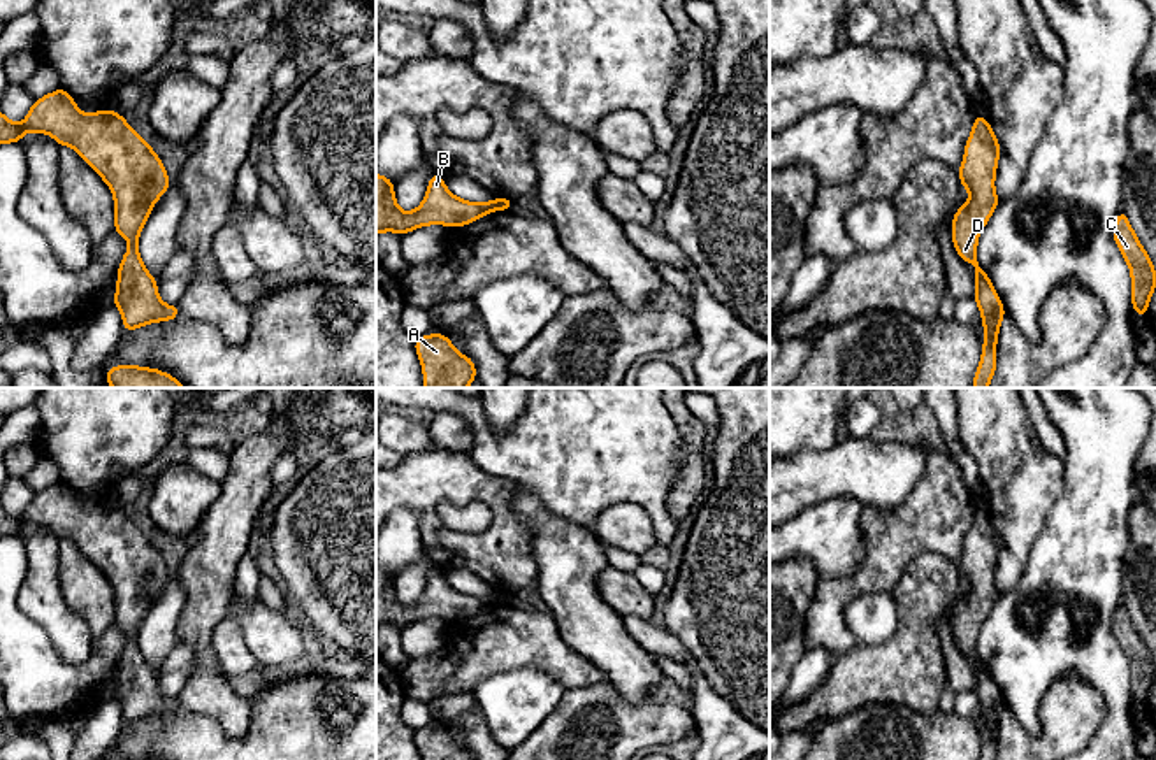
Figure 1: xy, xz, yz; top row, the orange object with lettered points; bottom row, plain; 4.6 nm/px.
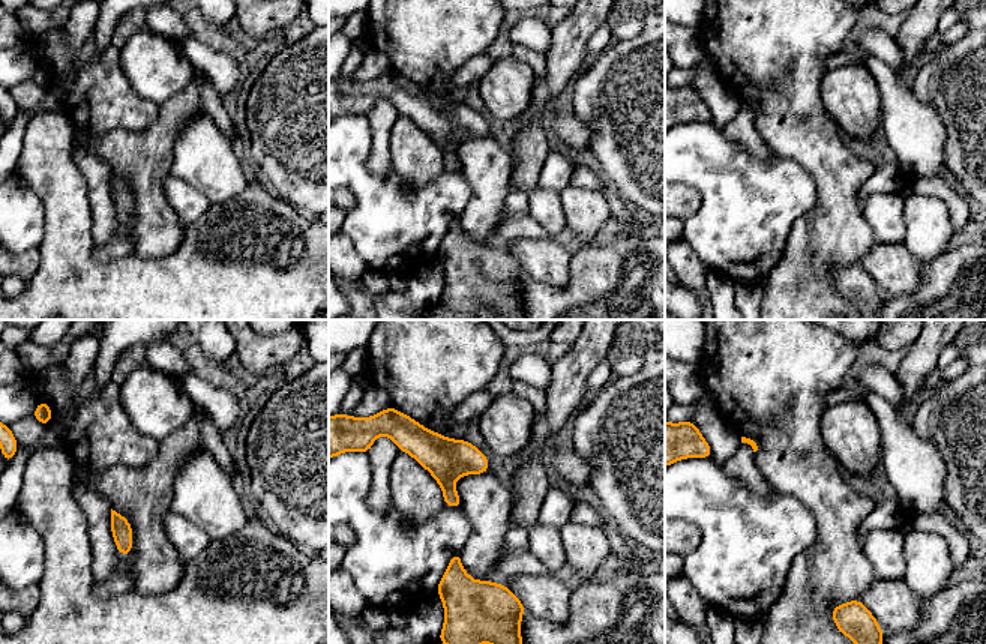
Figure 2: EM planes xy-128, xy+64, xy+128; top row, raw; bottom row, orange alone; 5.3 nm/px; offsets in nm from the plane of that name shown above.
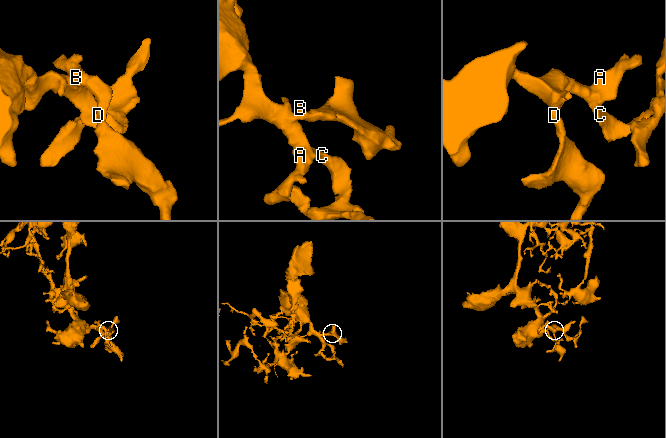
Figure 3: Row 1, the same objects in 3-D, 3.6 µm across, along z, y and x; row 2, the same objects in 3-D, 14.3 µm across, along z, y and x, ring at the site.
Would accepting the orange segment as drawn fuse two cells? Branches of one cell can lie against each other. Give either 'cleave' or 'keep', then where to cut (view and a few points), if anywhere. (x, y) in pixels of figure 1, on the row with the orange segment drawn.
keep | no cut

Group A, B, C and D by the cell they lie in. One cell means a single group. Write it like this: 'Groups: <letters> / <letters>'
Groups: A B C D

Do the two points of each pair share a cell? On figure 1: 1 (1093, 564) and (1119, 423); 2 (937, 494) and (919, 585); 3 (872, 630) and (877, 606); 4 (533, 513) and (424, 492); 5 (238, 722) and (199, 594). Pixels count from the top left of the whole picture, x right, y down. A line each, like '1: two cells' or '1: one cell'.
1: one cell
2: two cells
3: one cell
4: two cells
5: one cell

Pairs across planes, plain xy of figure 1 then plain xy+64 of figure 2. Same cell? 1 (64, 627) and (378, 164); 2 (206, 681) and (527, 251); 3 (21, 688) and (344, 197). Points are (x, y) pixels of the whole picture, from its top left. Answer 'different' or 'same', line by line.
1: same
2: same
3: different

